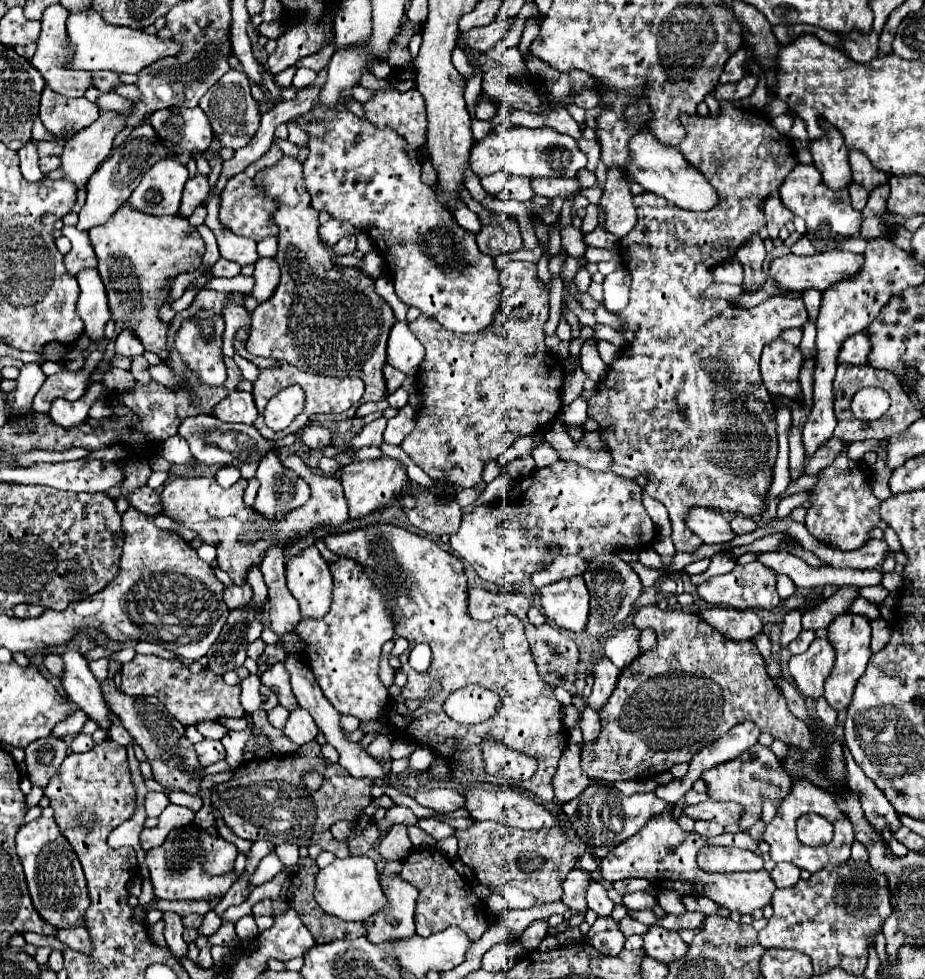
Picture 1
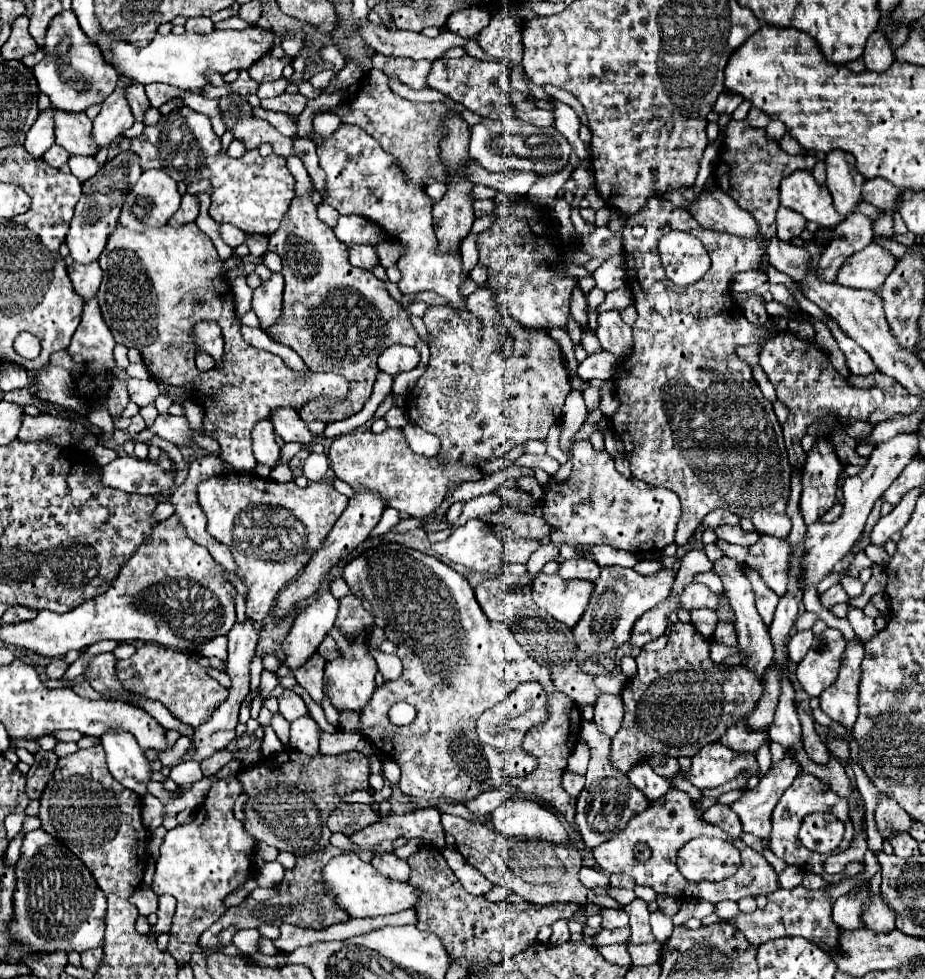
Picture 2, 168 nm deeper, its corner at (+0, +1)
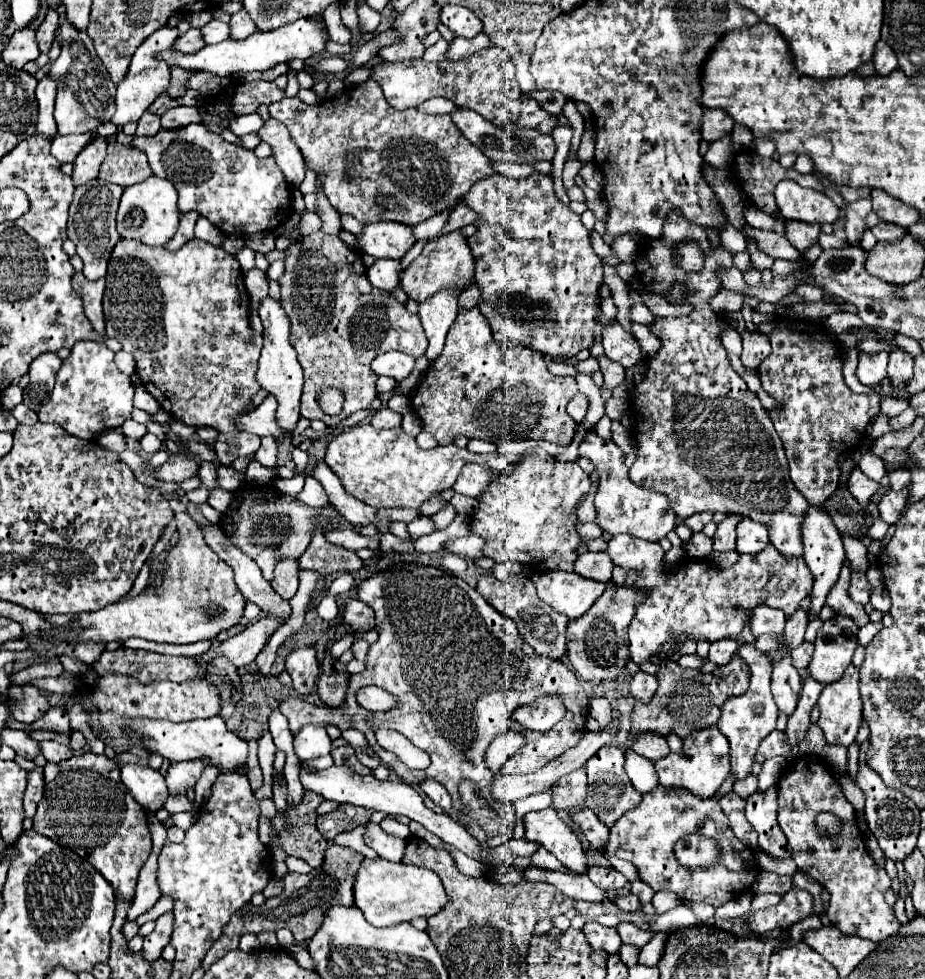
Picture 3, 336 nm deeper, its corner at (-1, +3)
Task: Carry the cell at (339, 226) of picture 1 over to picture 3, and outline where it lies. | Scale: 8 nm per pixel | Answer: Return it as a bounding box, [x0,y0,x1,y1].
[357,222,411,260]

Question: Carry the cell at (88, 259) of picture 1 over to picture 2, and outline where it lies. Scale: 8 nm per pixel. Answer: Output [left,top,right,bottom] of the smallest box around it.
[68,262,102,302]

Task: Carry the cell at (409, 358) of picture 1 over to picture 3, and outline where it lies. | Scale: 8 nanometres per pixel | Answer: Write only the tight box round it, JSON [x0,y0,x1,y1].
[371,350,415,382]

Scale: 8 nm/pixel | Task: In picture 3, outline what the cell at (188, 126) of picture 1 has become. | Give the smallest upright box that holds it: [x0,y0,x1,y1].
[131,124,291,234]

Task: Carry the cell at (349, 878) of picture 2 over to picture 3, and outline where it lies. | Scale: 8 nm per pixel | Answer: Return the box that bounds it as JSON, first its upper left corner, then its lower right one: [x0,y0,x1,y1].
[355,858,447,926]

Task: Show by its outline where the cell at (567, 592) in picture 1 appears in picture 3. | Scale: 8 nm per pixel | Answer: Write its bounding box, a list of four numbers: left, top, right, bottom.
[531,570,605,620]

